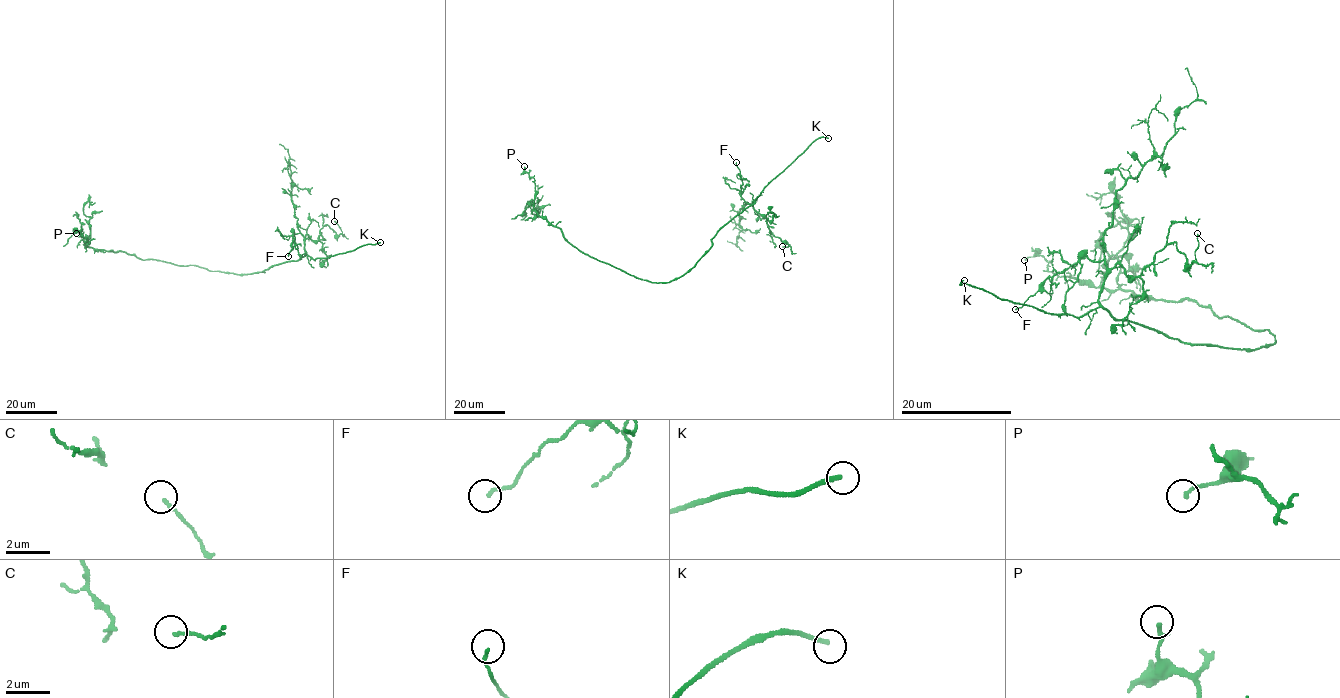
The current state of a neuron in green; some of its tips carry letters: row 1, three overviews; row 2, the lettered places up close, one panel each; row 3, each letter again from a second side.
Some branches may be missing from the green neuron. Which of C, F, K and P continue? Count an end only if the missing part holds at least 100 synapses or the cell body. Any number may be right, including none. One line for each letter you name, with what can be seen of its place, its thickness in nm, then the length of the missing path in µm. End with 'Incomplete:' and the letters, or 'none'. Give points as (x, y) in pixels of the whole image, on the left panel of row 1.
K: at (380, 242); 190 nm thick; about 25 µm are missing
Incomplete: K

